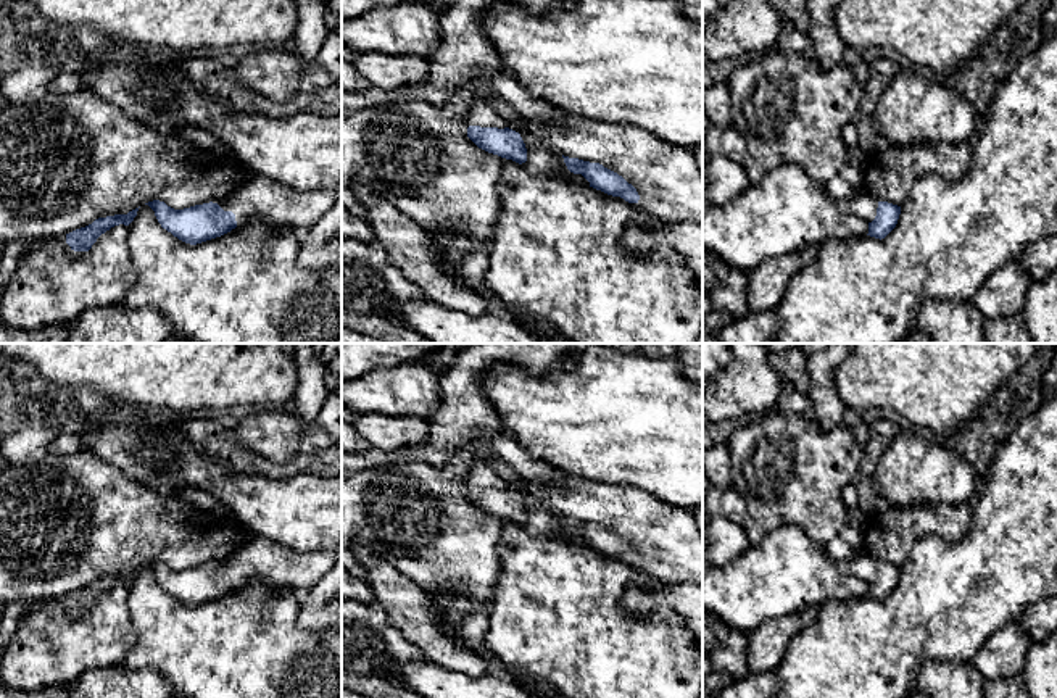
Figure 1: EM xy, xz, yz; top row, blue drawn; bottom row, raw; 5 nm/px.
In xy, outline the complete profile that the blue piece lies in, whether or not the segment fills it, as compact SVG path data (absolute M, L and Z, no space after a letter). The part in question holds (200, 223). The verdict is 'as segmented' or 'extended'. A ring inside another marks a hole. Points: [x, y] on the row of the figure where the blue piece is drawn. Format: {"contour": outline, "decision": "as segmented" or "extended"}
{"contour": "M256 174L224 198L209 203L184 210L174 210L160 200L145 205L155 211L163 229L185 243L197 245L255 221L292 227L303 234L334 203L335 195L332 192L296 192L290 185Z", "decision": "extended"}

